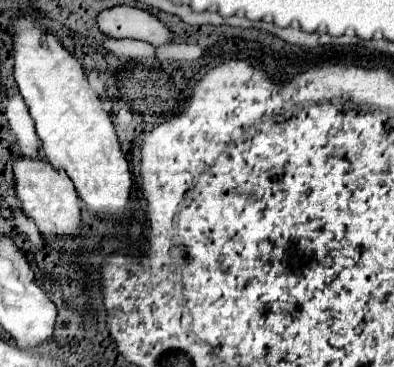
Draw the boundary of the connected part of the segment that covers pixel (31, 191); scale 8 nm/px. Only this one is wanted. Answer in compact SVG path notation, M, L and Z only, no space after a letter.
M18 154L14 160L14 176L16 176L16 192L22 202L22 208L36 222L44 238L78 232L80 228L78 194L74 190L72 180L68 180L64 172L52 168L52 164L48 164L44 156L30 158L30 156Z

